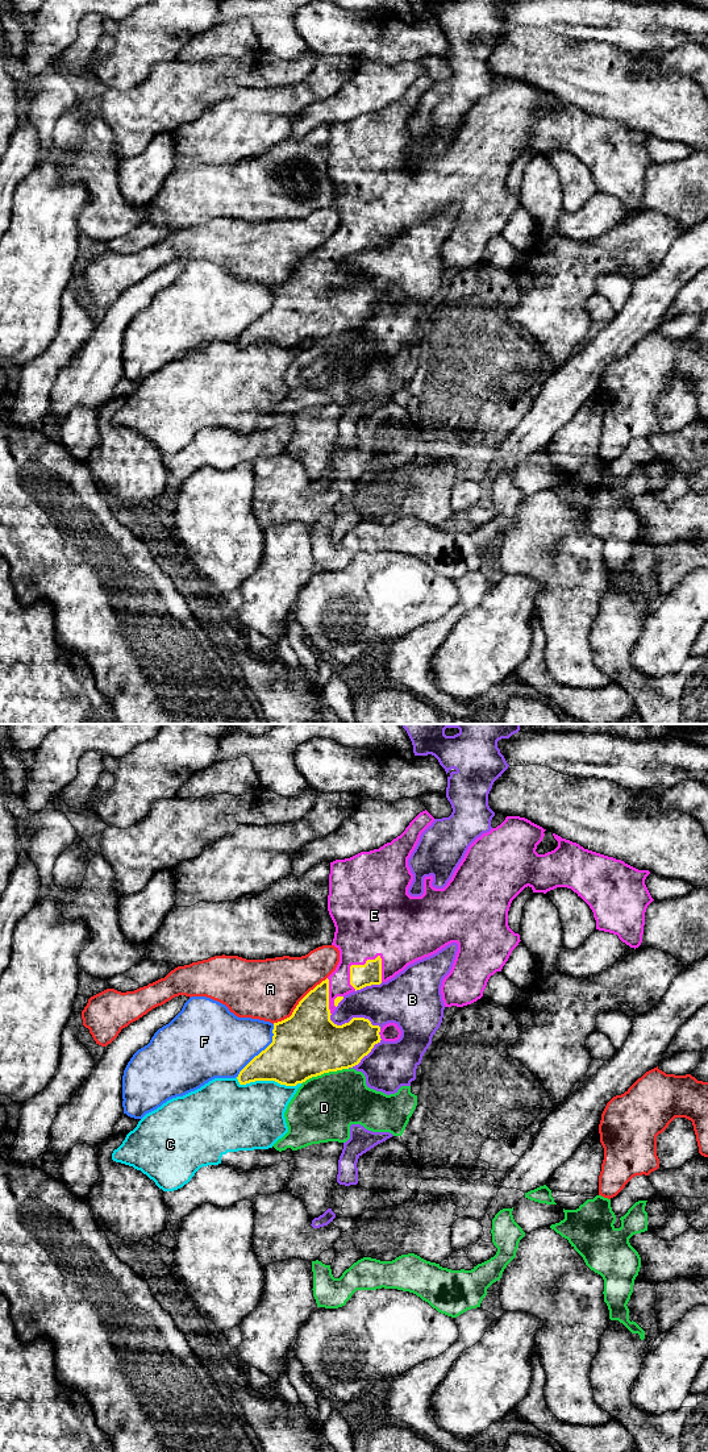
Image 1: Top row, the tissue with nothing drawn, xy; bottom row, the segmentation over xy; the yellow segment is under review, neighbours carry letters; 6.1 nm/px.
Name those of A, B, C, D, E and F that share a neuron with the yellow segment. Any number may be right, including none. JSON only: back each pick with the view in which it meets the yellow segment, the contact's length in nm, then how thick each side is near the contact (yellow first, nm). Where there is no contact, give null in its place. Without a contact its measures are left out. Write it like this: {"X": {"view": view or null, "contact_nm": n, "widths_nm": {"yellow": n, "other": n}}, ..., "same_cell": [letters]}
{"E": {"view": "xy", "contact_nm": 280, "widths_nm": {"yellow": 140, "other": 380}}, "same_cell": ["E"]}

